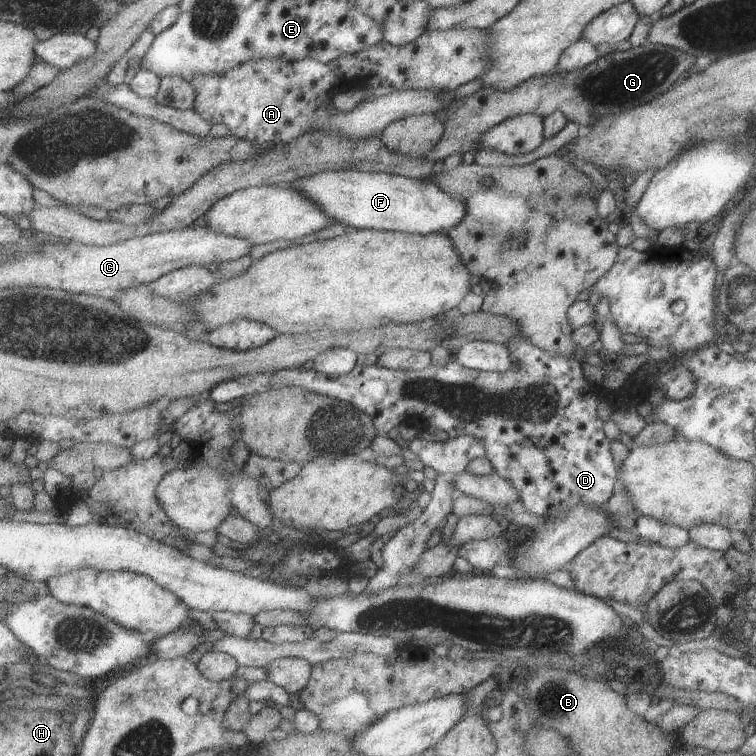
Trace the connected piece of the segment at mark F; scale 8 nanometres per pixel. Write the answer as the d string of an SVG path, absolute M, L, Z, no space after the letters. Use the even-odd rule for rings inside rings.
M353 169L323 170L312 174L309 170L300 174L301 186L293 186L304 192L327 211L334 221L355 227L380 231L397 231L426 235L445 233L465 216L465 206L457 198L445 194L438 185L425 179L414 179L389 173L368 173Z

